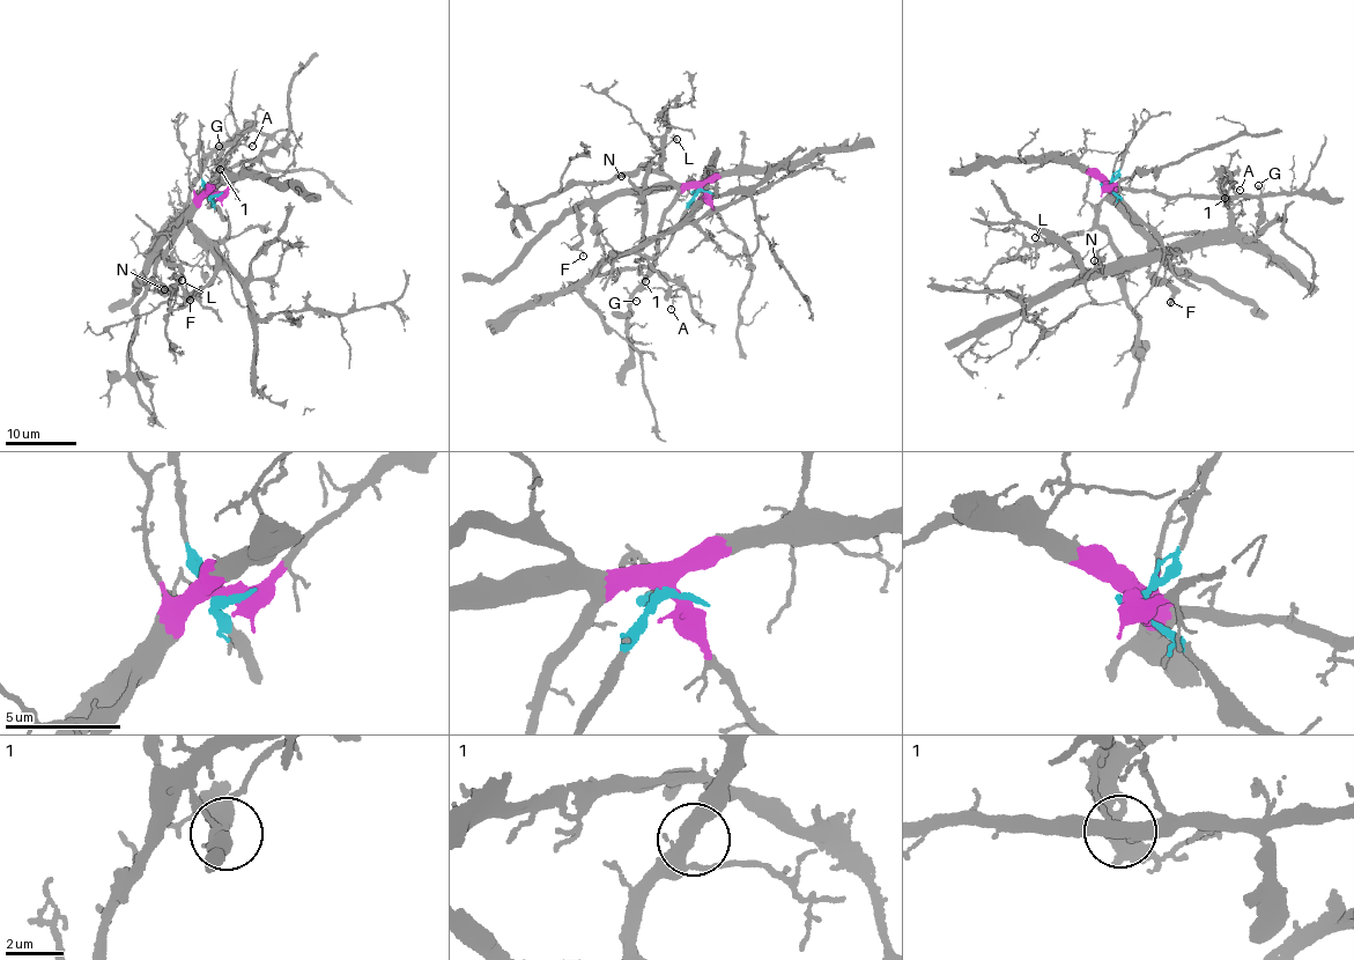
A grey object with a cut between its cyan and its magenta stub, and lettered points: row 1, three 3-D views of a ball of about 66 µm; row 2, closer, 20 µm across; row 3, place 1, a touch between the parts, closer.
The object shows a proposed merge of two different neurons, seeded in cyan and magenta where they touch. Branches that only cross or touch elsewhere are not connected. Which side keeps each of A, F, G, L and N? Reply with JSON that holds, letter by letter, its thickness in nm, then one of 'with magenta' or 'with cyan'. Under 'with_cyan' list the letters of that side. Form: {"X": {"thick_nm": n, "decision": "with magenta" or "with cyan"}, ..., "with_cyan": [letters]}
{"A": {"thick_nm": 120, "decision": "with magenta"}, "F": {"thick_nm": 130, "decision": "with magenta"}, "G": {"thick_nm": 150, "decision": "with magenta"}, "L": {"thick_nm": 180, "decision": "with magenta"}, "N": {"thick_nm": 110, "decision": "with magenta"}, "with_cyan": []}

